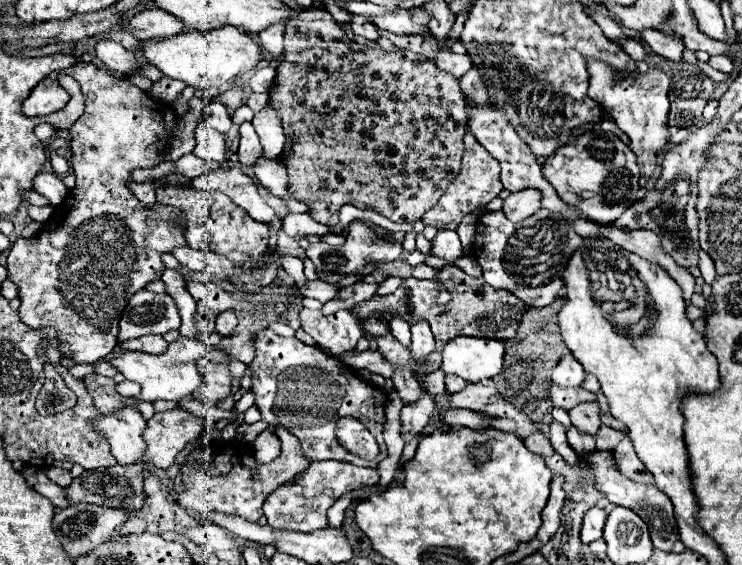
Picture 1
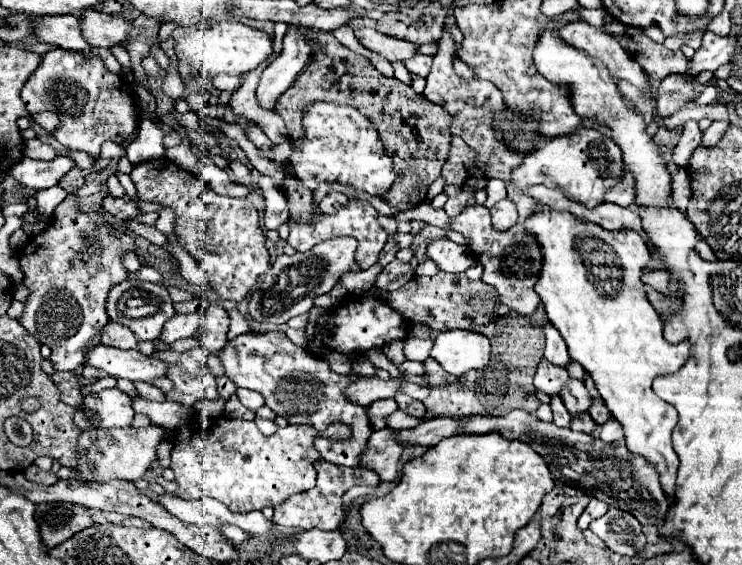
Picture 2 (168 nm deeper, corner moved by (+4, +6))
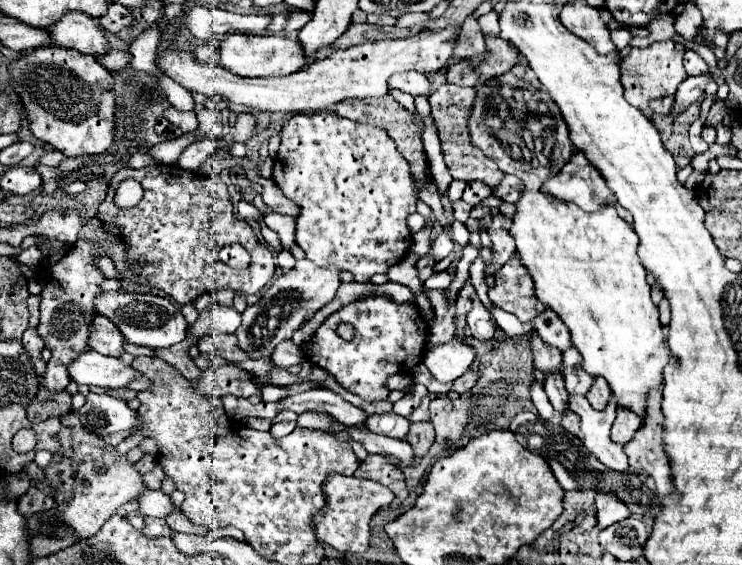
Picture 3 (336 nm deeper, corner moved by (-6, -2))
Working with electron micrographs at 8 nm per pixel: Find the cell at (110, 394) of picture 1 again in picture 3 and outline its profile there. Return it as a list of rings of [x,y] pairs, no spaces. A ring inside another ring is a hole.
[[[40,388],[38,398],[27,408],[27,418],[37,424],[50,416],[62,416],[68,412],[72,412],[72,396],[68,390],[48,392],[46,388]]]

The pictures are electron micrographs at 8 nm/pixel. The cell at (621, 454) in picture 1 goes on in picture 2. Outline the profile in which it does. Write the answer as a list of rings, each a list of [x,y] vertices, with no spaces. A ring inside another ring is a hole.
[[[616,418],[606,420],[606,422],[600,426],[600,440],[602,440],[602,442],[614,442],[614,440],[618,440],[618,438],[622,438],[622,426],[620,426],[620,422],[618,422]]]

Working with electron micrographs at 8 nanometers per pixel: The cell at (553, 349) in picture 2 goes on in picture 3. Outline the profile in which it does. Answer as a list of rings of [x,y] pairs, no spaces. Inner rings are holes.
[[[548,308],[542,312],[542,316],[538,316],[538,320],[534,320],[534,328],[546,344],[556,346],[560,352],[566,352],[572,346],[566,324],[562,324],[562,320],[558,320],[558,316],[554,316],[554,312]]]

